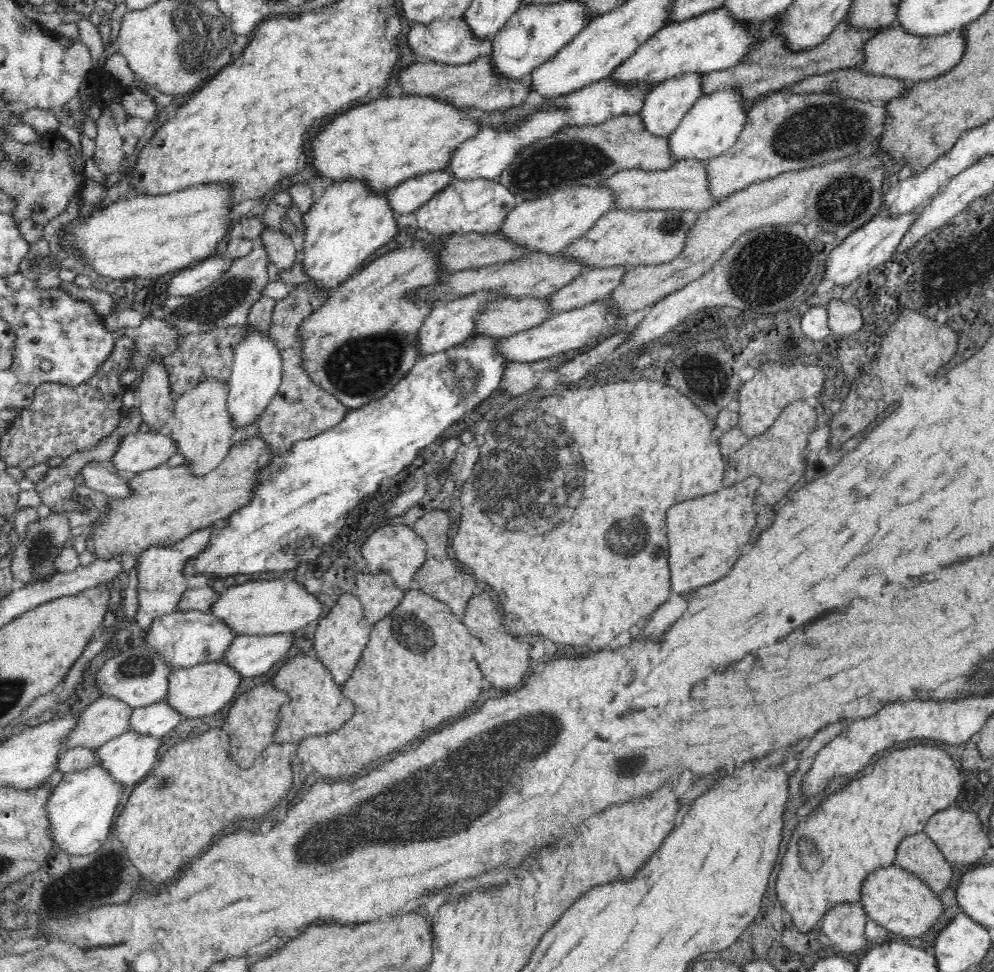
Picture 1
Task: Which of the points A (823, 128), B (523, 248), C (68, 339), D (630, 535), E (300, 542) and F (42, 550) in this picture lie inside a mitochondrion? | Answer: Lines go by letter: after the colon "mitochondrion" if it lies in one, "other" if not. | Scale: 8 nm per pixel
A: mitochondrion
B: other
C: mitochondrion
D: mitochondrion
E: mitochondrion
F: mitochondrion

